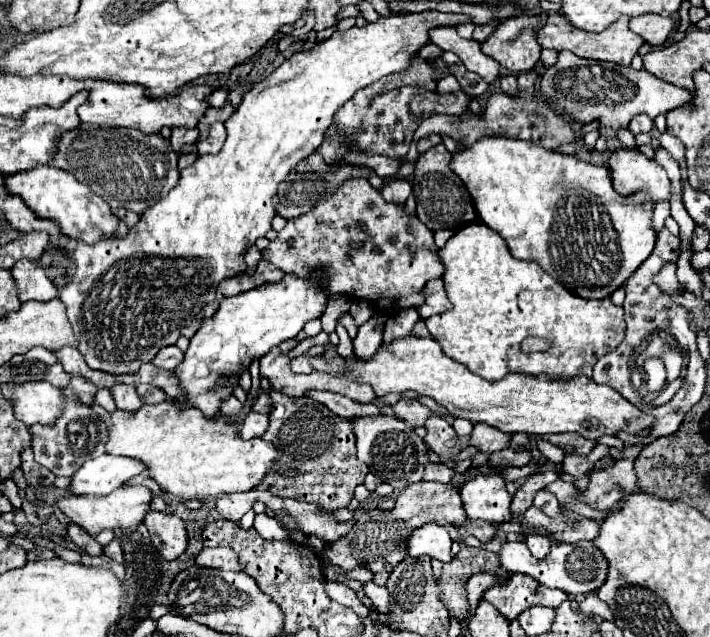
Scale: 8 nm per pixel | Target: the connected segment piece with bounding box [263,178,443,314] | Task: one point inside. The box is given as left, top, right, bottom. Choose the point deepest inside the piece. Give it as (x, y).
(361, 246)

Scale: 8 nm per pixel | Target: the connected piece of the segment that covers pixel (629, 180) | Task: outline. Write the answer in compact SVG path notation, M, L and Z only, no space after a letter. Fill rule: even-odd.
M637 148L615 150L611 154L609 166L613 172L613 188L619 194L631 196L637 192L645 192L653 206L671 198L671 180L667 172Z

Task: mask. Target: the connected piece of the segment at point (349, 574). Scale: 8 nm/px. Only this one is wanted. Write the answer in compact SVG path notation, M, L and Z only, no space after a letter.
M355 568L355 570L351 571L341 571L347 578L359 580L361 584L367 584L367 582L371 582L373 580L373 576L369 574L369 570L365 570L365 568Z

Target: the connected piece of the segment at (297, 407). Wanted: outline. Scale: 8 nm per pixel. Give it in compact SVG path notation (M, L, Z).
M275 390L269 394L273 400L273 410L269 414L271 424L261 438L275 446L279 454L275 464L291 468L293 474L283 476L273 470L261 480L259 486L255 486L255 490L269 490L281 498L305 500L325 512L345 508L353 500L355 486L363 484L367 474L367 466L363 466L363 462L359 462L355 456L357 450L351 420L333 414L325 404L307 396L289 398Z

